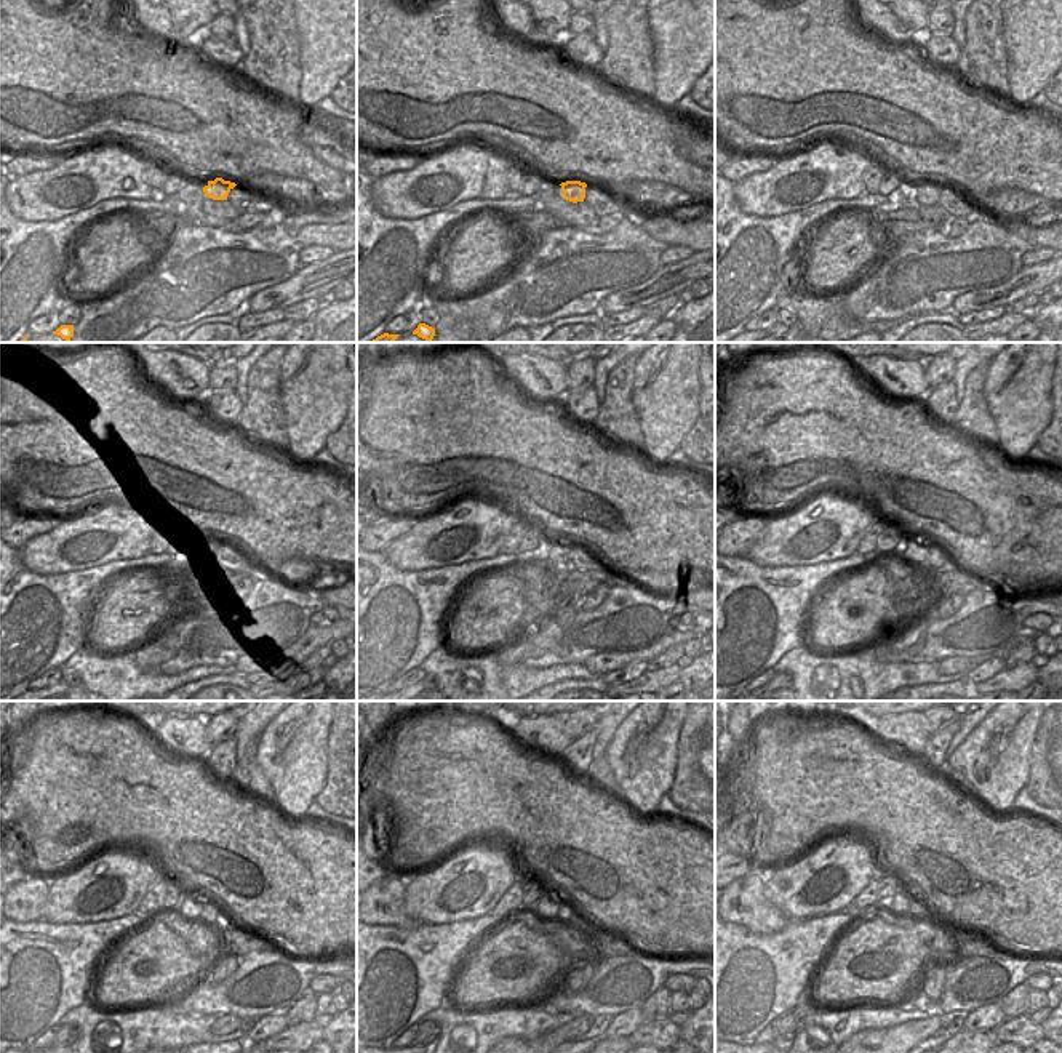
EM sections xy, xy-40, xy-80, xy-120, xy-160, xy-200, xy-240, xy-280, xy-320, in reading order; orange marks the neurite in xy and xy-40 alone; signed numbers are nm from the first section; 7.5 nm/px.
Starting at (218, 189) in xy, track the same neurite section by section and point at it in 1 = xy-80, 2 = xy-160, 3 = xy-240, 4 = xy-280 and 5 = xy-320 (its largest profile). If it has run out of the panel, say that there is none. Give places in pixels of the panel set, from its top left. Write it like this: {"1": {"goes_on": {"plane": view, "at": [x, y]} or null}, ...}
{"1": {"goes_on": {"plane": "xy-80", "at": [926, 194]}}, "2": {"goes_on": {"plane": "xy-160", "at": [558, 556]}}, "3": {"goes_on": {"plane": "xy-240", "at": [191, 906]}}, "4": {"goes_on": {"plane": "xy-280", "at": [547, 906]}}, "5": {"goes_on": {"plane": "xy-320", "at": [901, 901]}}}

